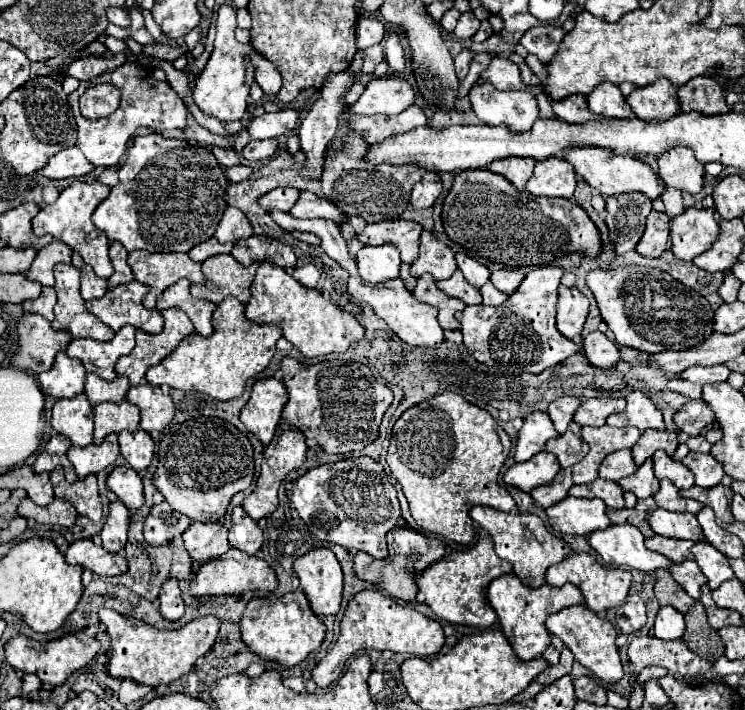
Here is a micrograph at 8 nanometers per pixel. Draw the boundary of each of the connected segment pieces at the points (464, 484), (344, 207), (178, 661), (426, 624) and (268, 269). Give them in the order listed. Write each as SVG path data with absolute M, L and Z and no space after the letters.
M443 391L409 407L397 419L387 465L403 487L411 515L423 531L469 545L473 539L469 509L473 505L491 505L499 511L513 511L515 507L505 485L499 485L499 471L509 451L511 439L489 411L479 409L453 391Z
M349 131L347 135L337 135L325 155L323 165L323 177L321 187L325 193L325 199L337 205L347 217L359 215L367 223L387 221L387 219L399 219L403 211L409 207L409 197L413 185L423 177L425 169L411 163L411 165L371 165L365 159L365 153L369 151L369 143L365 141L363 133Z
M99 609L99 619L101 623L105 623L107 633L111 637L109 665L107 665L107 671L111 673L111 677L133 679L149 687L171 683L179 679L181 675L189 673L195 661L213 647L217 633L219 633L219 619L213 615L197 617L191 623L175 631L163 631L163 629L149 627L145 621L125 617L111 609Z
M365 589L353 597L353 601L347 605L345 615L341 619L341 631L339 639L333 645L333 649L315 665L313 669L313 681L317 687L329 687L335 683L349 657L353 657L357 651L363 649L377 649L377 651L395 651L395 653L411 653L415 657L429 657L441 651L445 643L445 633L441 623L421 615L409 605L397 603L393 597L377 591L377 589Z
M269 261L259 263L257 275L251 285L251 299L245 307L247 319L255 323L277 323L283 329L283 337L291 341L307 359L327 355L327 353L345 353L349 345L363 337L363 327L353 313L333 305L323 297L321 291L301 285L293 275Z

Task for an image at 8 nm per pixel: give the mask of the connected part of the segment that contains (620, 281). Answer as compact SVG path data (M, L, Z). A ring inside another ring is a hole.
M637 265L591 271L587 275L587 287L593 291L601 317L613 331L615 341L623 347L633 347L647 355L655 355L665 349L697 347L715 333L713 315L723 303L717 293L723 277L725 273L705 273L701 269L701 285L711 285L711 301L665 271Z

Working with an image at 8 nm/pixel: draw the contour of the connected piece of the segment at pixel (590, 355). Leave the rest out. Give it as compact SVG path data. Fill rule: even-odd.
M593 331L583 339L583 349L587 353L587 359L601 369L611 369L621 361L621 349L617 343L609 341L605 333Z

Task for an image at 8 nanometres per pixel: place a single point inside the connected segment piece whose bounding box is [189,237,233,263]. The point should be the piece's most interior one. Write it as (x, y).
(211, 247)

